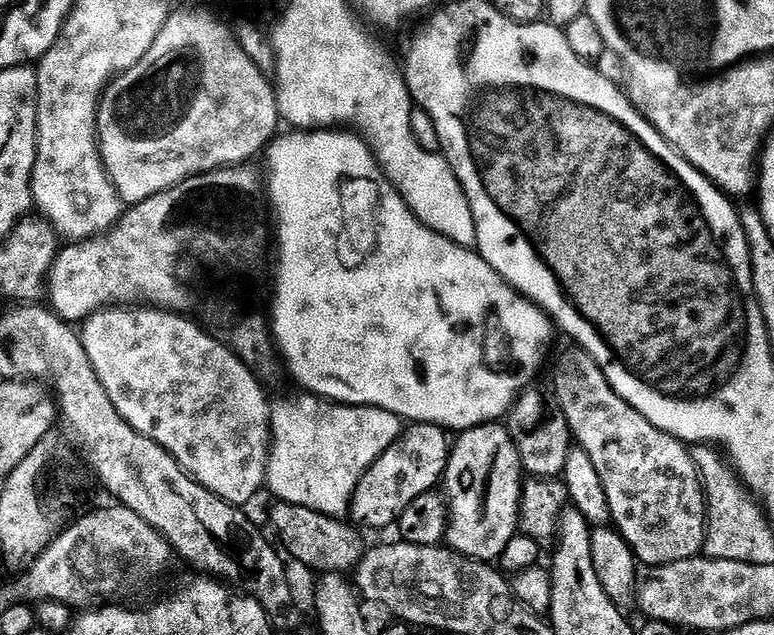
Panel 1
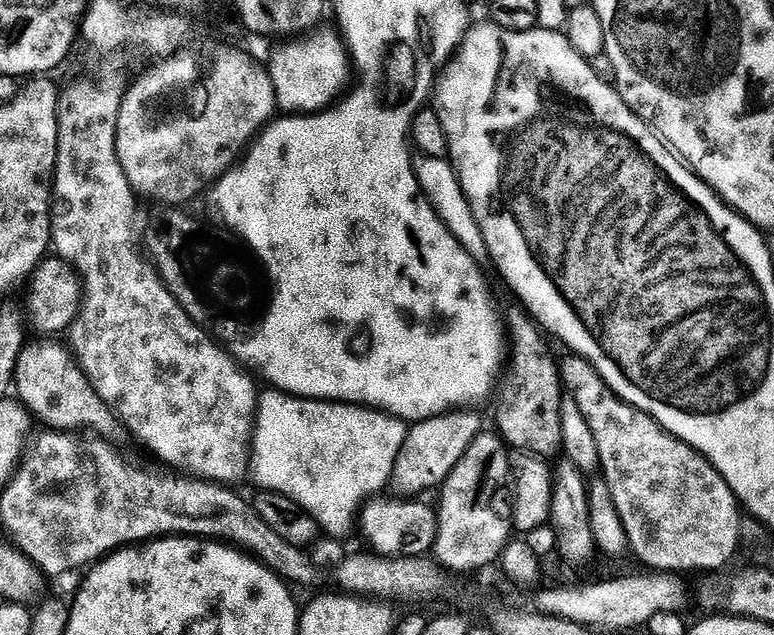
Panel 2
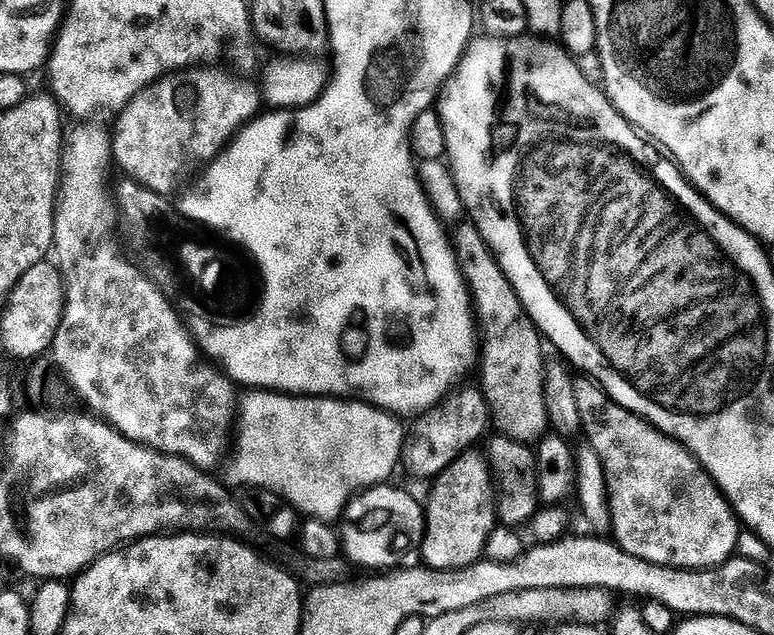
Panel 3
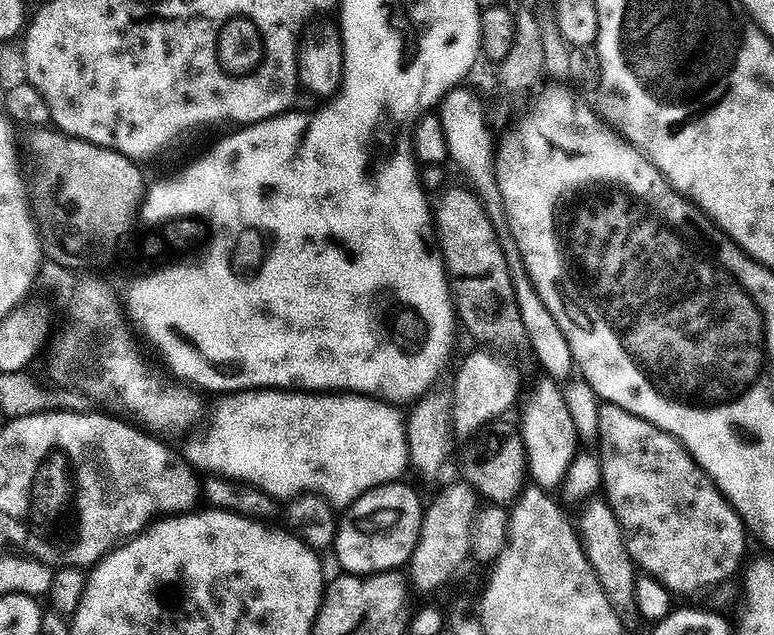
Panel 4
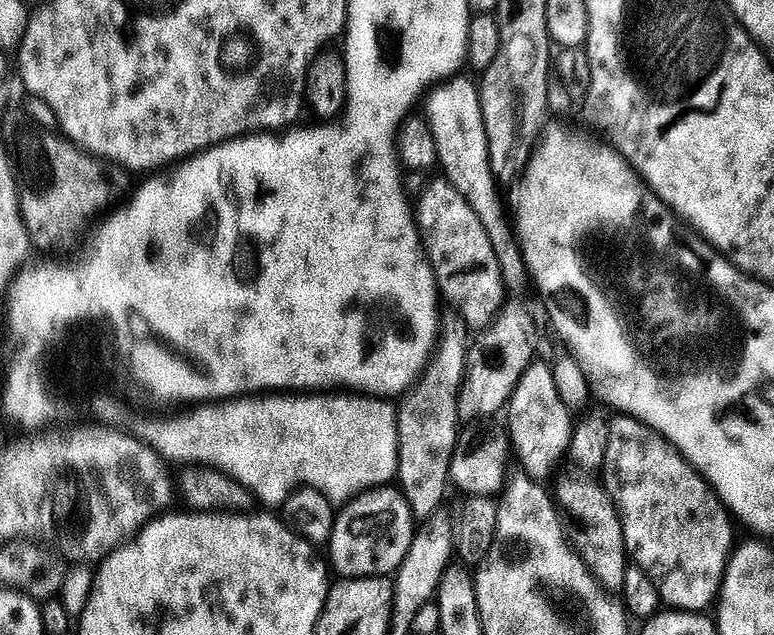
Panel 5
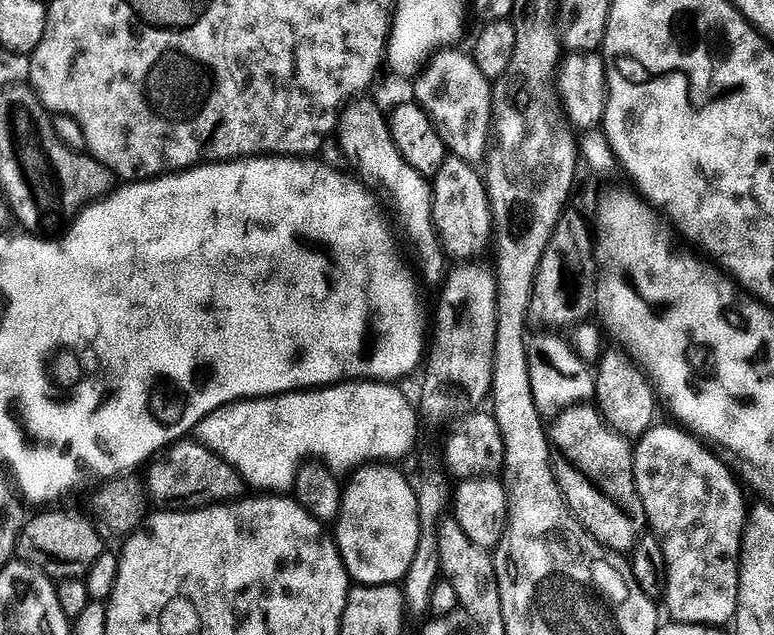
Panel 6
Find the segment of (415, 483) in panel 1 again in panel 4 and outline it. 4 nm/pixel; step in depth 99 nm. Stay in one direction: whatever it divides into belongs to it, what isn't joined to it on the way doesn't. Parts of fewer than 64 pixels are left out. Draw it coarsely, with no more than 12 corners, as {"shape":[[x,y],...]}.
{"shape":[[476,350],[456,372],[450,424],[475,437],[507,417],[520,380]]}

